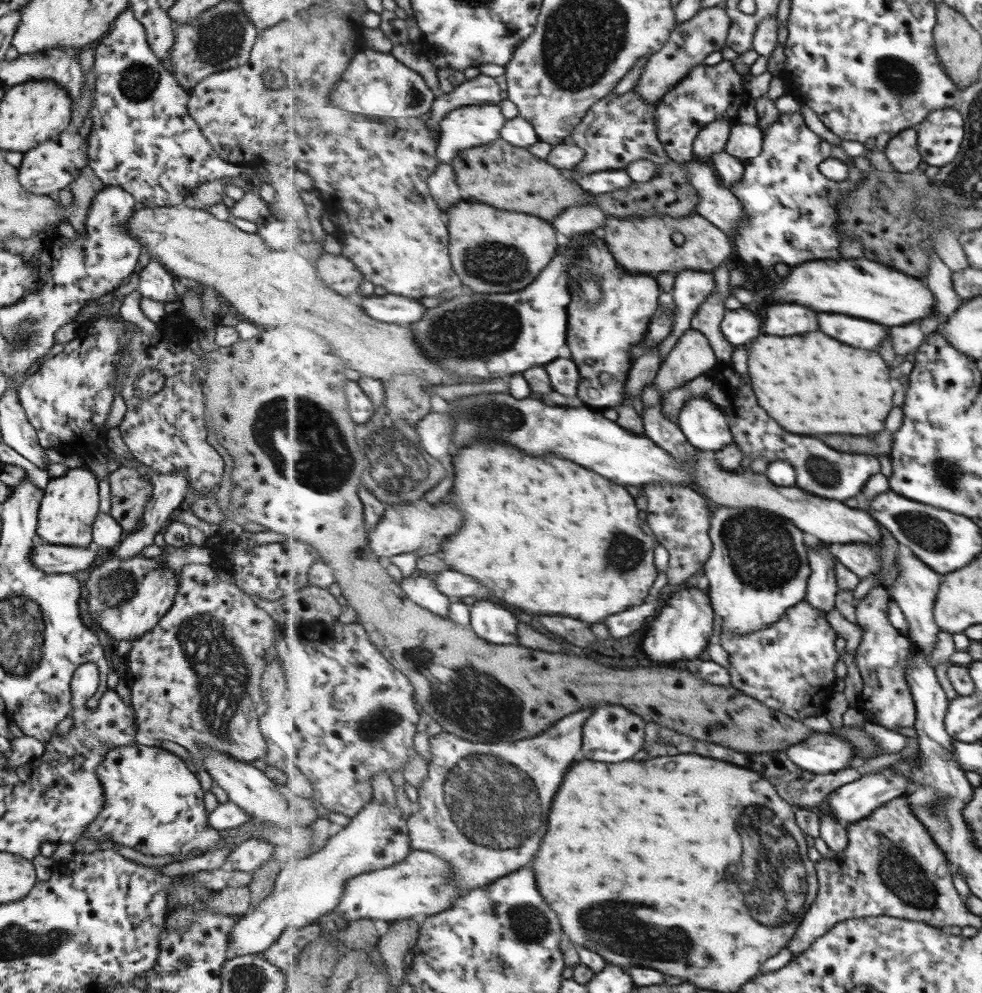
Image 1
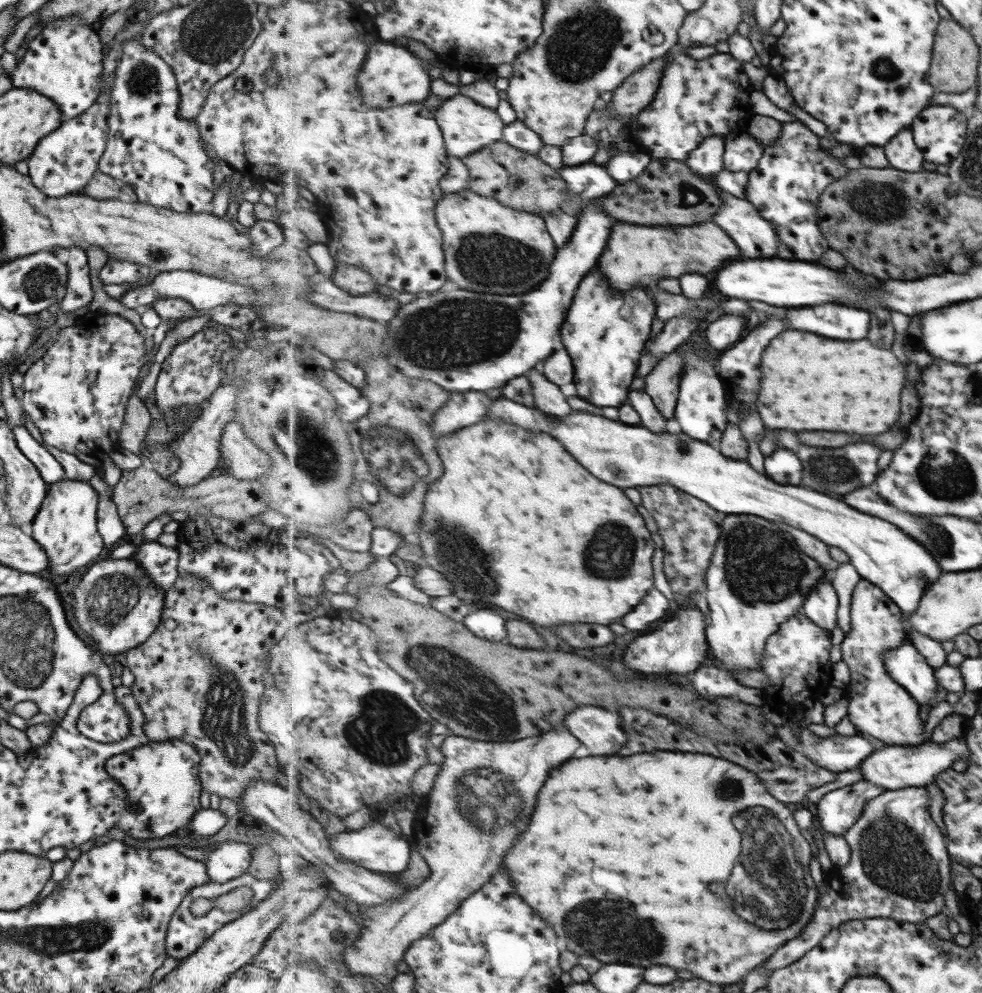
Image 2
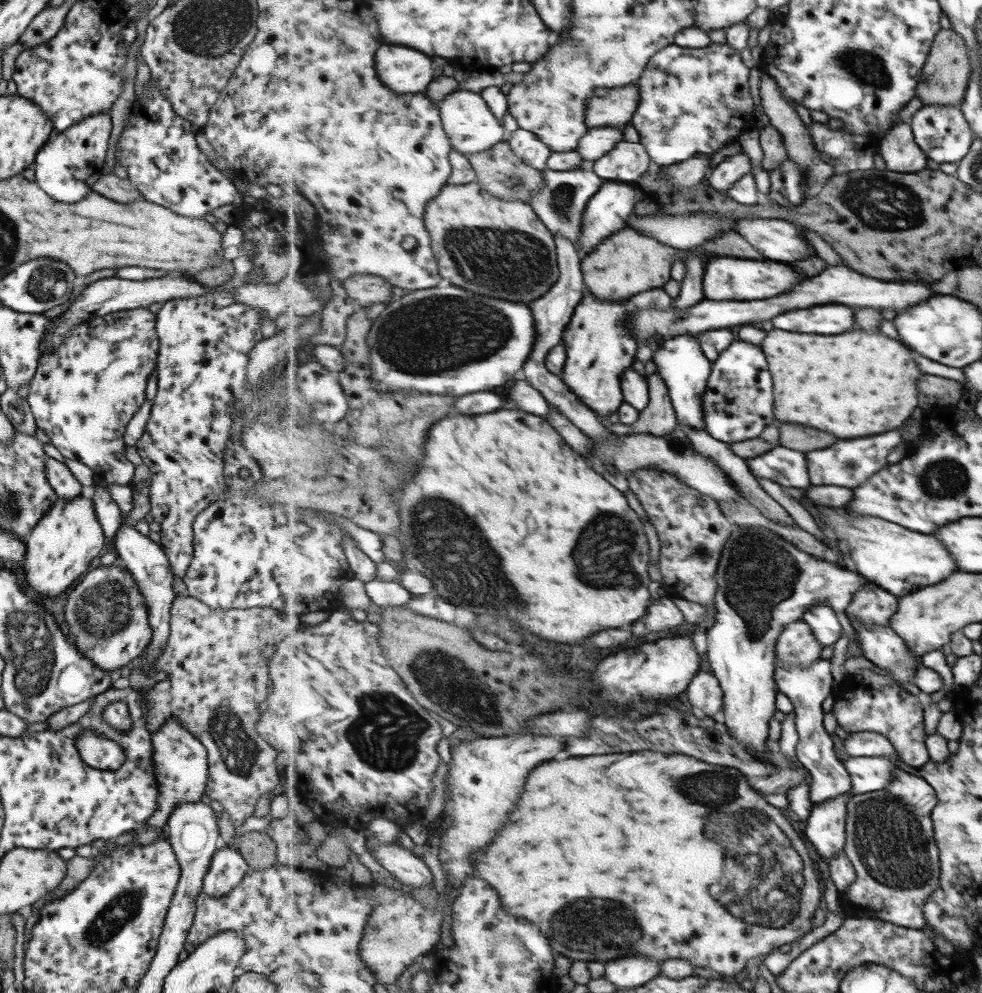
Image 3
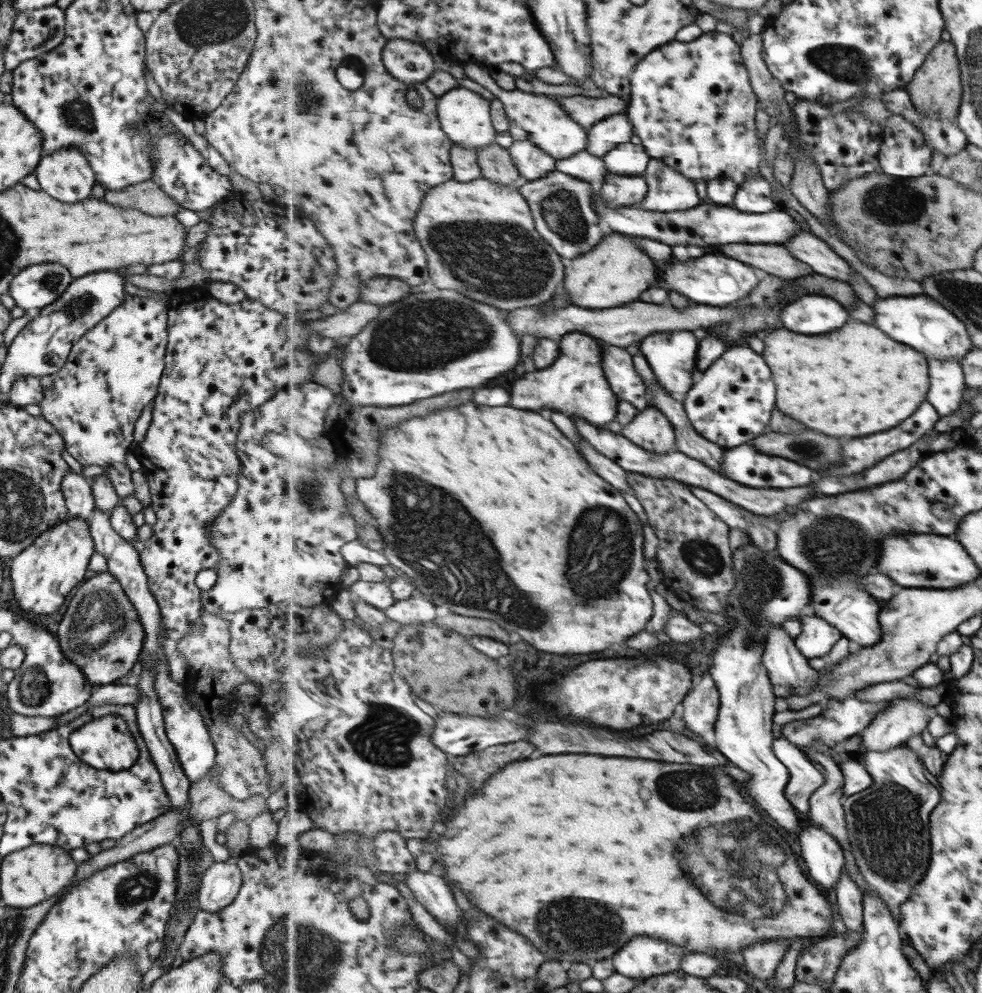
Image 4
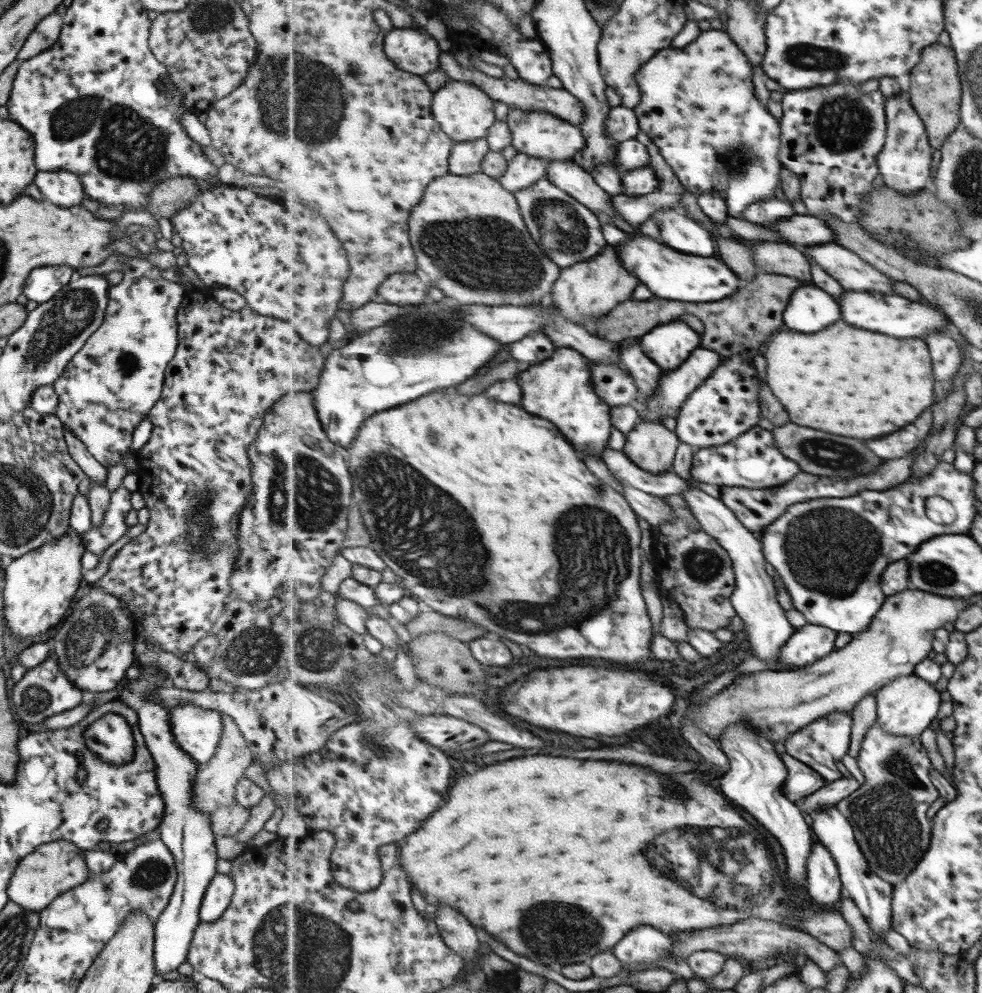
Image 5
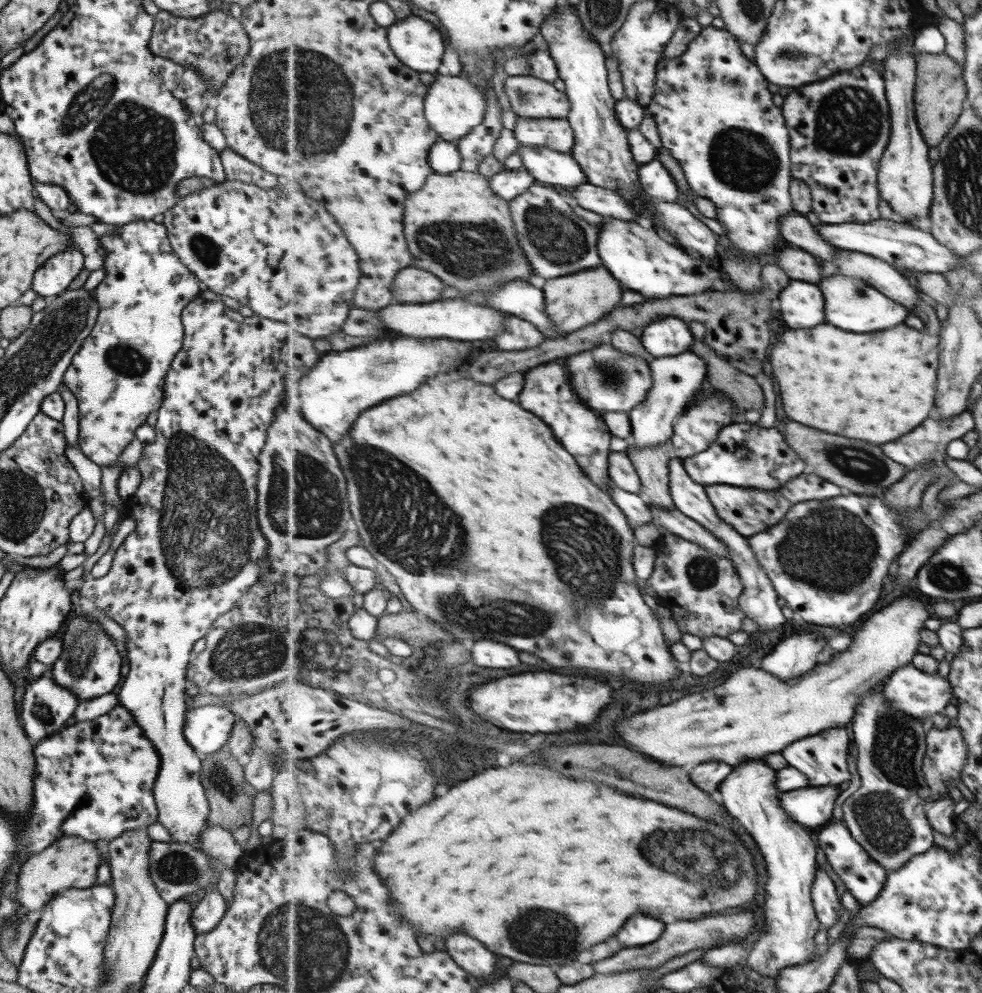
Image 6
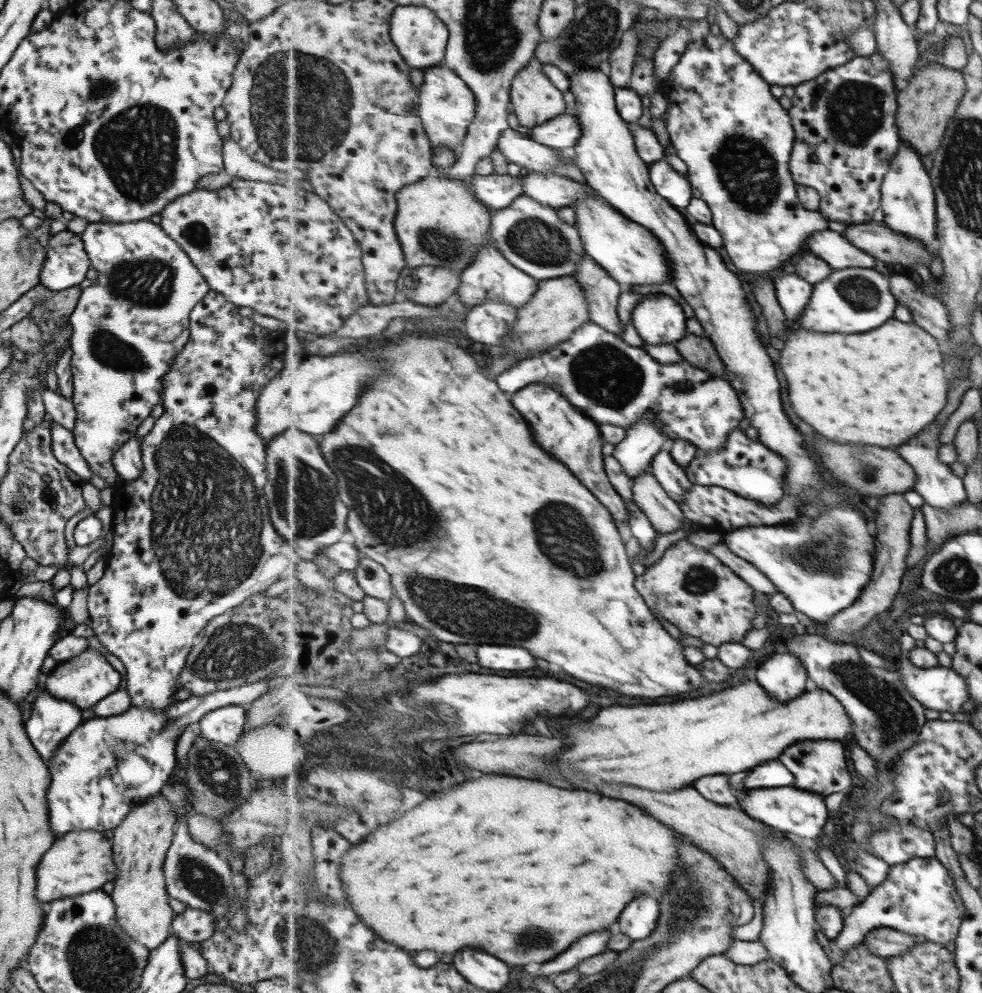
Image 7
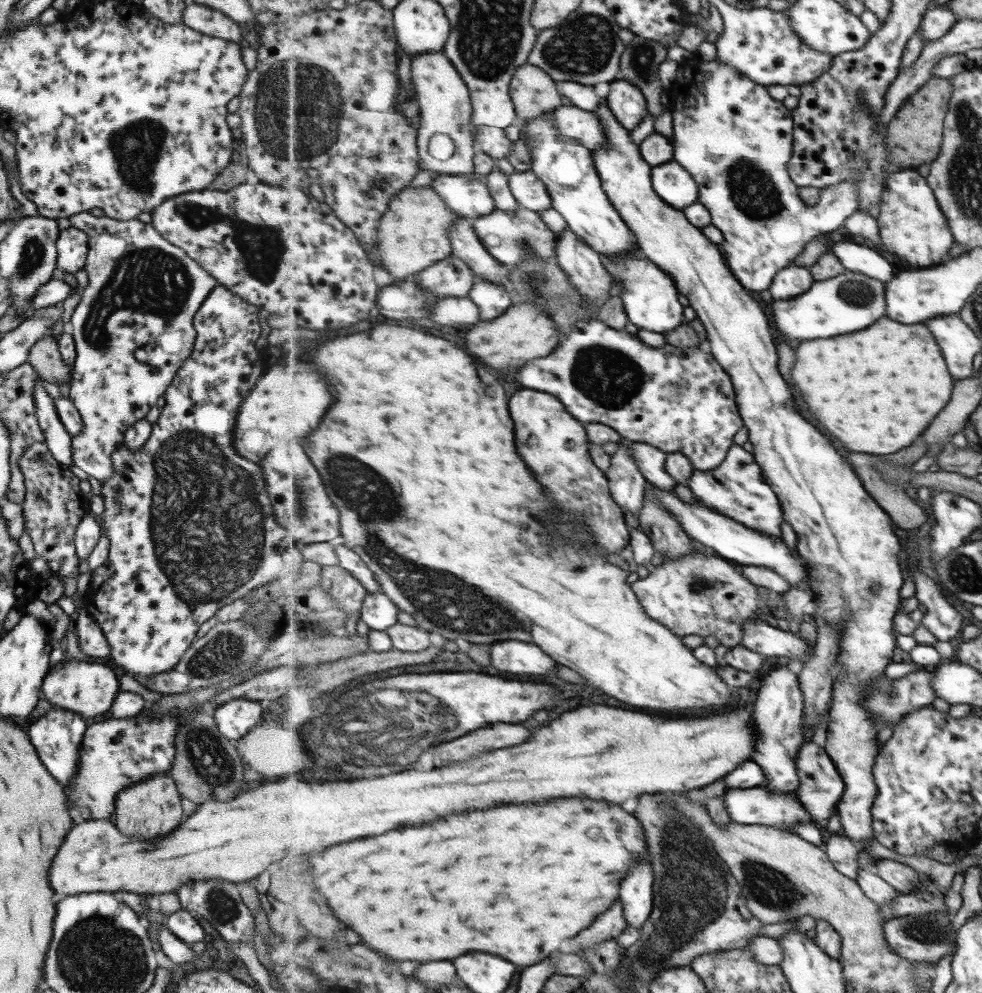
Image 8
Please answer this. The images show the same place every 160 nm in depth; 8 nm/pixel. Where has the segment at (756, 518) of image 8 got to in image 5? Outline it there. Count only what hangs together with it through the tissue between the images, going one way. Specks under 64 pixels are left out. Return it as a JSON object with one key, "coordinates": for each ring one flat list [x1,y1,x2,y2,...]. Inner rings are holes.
{"coordinates":[[753,426,747,432,737,436,731,442,721,446,705,447,694,451,691,476,707,488,713,485,721,487,743,487,765,489,779,487,793,480,801,472,799,464,785,458,779,452,774,439,774,431]]}

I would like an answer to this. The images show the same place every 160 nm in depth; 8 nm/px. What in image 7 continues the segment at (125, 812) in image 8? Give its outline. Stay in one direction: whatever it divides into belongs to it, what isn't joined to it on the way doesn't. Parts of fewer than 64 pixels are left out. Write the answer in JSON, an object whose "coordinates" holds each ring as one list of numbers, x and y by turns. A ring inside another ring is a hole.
{"coordinates":[[157,794,130,808,127,816,108,833,116,870,110,893,115,922,131,937,133,945,144,946,149,951,168,937,174,916,167,904,169,894,164,887,162,862,171,844,176,822,170,802]]}

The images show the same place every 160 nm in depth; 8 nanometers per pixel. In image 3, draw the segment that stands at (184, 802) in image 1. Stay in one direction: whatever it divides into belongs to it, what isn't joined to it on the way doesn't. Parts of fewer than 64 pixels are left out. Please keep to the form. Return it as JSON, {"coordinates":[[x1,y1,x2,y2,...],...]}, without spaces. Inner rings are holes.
{"coordinates":[[175,719,164,720,155,732,150,733,150,743,158,795,155,810,150,817,146,818,142,828,146,825,152,828,163,827,165,830,167,818,180,802,197,802,204,794,208,760,203,745],[94,730,82,732,75,739,75,744,82,756,81,760,91,768,117,771,124,763,124,749,114,740,109,740]]}

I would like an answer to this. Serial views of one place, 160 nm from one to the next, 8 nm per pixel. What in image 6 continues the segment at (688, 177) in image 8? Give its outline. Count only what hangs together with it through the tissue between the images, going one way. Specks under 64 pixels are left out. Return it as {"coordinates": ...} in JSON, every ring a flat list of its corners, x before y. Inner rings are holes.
{"coordinates":[[653,160,642,166,642,189,656,201,679,203,680,190,666,166,659,160]]}

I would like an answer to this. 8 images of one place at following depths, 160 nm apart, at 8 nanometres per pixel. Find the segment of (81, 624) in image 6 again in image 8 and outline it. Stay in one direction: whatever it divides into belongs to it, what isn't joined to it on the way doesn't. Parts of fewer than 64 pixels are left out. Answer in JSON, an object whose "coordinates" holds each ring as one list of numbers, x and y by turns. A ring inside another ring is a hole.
{"coordinates":[[64,659,52,664,43,676,40,694,51,706,73,712,83,719,103,715,109,711,119,692,119,680,113,670,103,663,90,663,75,659]]}

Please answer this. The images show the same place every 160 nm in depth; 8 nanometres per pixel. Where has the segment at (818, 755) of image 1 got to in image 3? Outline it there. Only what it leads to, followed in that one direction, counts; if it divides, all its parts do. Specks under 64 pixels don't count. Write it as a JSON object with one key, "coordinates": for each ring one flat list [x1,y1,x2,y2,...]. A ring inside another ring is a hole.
{"coordinates":[[871,731,848,733,843,746,847,758,884,756,894,759,894,754,897,753,895,745,886,736]]}

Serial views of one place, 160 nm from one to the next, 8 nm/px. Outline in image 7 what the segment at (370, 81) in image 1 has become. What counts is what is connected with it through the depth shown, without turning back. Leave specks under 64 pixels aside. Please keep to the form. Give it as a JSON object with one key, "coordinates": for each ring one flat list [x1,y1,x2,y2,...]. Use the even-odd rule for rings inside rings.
{"coordinates":[[397,5,392,16,390,33,406,63,414,68,425,70,443,63,446,59,450,29,435,12,426,6]]}

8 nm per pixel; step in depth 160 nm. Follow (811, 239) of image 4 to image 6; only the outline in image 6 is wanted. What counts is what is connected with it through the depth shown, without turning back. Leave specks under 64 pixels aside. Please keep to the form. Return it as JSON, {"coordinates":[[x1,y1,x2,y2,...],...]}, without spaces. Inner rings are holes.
{"coordinates":[[843,249,836,254,834,264,830,264,833,274,860,278,917,314,920,290,911,286,900,268,874,256]]}

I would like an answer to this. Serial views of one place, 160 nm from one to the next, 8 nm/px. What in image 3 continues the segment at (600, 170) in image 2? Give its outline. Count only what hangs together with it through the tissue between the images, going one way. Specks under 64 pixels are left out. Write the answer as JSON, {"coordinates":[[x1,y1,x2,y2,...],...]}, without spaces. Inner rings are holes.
{"coordinates":[[590,165,583,170,550,170,544,172,546,185,532,194,529,204,536,210,540,219,546,224,555,236,563,236,580,249,581,232,583,232,583,215,588,202,597,194,603,183,601,178]]}

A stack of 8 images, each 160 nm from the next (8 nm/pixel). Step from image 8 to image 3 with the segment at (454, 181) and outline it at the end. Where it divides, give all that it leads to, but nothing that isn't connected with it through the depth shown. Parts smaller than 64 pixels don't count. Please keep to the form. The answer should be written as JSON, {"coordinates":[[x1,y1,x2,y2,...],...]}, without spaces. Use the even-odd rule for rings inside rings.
{"coordinates":[[519,128,519,130,513,132,508,143,513,152,523,160,523,164,530,165,531,168,543,172,548,169,547,162,553,155,552,148,549,148,549,145,533,132]]}

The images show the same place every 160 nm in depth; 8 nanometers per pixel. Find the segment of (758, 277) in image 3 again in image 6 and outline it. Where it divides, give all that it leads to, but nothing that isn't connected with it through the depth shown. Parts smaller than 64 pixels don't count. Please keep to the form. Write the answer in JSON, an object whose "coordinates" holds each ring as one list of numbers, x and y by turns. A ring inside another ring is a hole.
{"coordinates":[[605,217,605,220,605,224,601,224,597,232,599,234,598,251,603,259,603,265,613,273,615,278,621,280,623,288,627,286,627,289,637,290,647,298,671,298,671,296,700,295,711,292,715,290,715,284,723,280,721,272,713,268,709,262,705,262,703,258,693,258,685,250,669,244,669,241,665,242,653,228,647,229,634,220,619,220,612,217]]}

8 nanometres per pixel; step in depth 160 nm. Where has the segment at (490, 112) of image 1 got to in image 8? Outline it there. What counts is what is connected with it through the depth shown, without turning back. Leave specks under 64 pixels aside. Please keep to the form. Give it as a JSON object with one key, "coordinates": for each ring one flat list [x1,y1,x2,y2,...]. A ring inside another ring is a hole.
{"coordinates":[[445,50,413,54,411,56,412,82,420,107,421,128,418,137,419,171,441,171,453,175,470,174,487,182,487,175,475,172,474,157,478,147,473,136,474,105,462,73,455,68]]}

